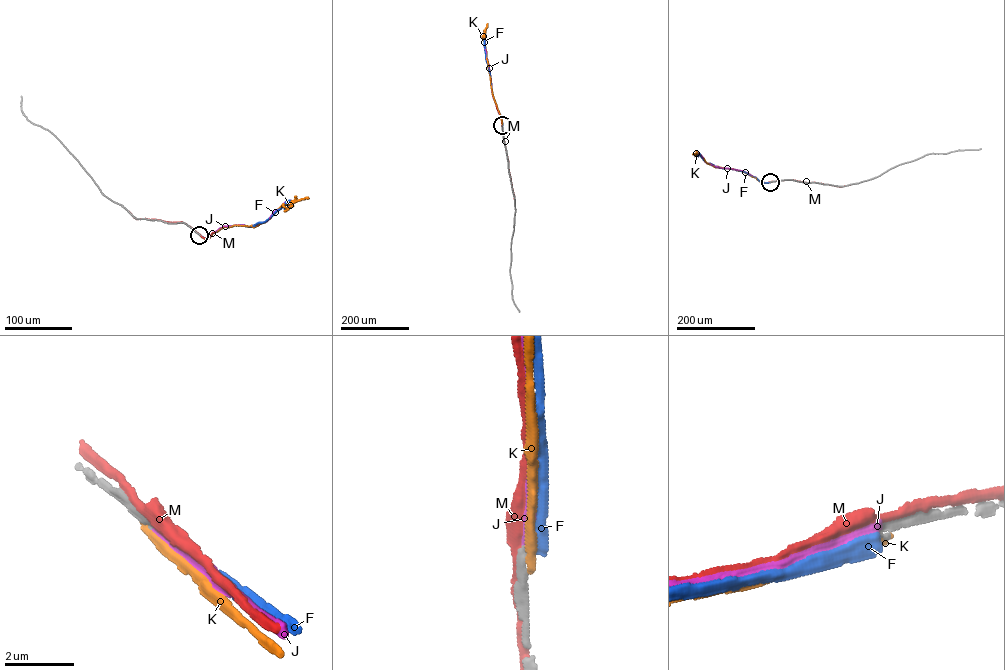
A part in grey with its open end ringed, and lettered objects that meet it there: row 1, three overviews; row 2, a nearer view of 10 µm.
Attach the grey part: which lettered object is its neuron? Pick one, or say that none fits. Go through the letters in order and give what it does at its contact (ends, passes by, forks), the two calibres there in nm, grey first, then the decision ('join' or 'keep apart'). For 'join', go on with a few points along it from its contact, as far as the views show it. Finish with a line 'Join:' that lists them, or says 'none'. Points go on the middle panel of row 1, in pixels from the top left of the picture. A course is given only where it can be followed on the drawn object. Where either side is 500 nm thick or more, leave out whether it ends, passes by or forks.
F: it ends | 220/320 nm | keep apart
J: it ends | 240/320 nm | keep apart
K: it ends | 240/240 nm | keep apart
M: it passes by | 200/240 nm | keep apart
Join: none

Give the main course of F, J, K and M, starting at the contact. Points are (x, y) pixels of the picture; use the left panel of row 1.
F: (199, 235), (208, 238), (224, 226), (252, 226), (264, 222), (286, 203), (290, 203), (284, 209)
J: (199, 234), (208, 238), (224, 226), (256, 226), (291, 200)
K: (199, 234), (207, 239), (224, 227), (254, 227), (270, 218), (284, 203), (308, 198)
M: (199, 234), (181, 221), (137, 219), (127, 210)

